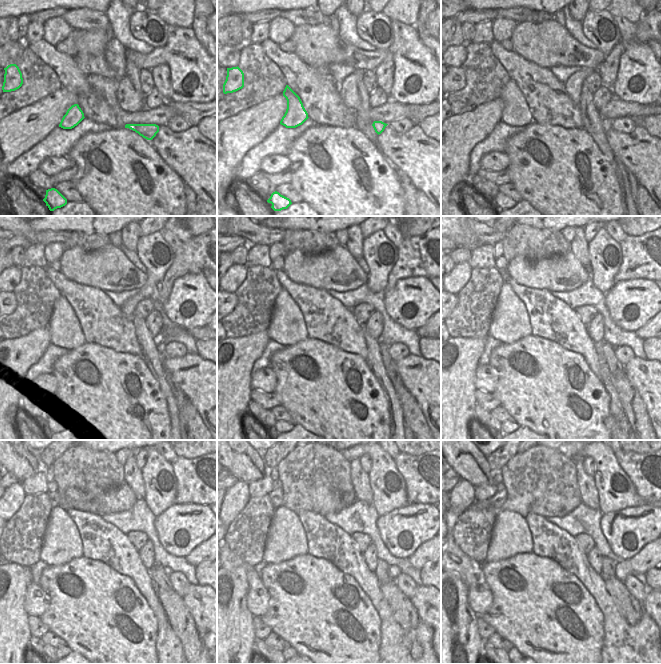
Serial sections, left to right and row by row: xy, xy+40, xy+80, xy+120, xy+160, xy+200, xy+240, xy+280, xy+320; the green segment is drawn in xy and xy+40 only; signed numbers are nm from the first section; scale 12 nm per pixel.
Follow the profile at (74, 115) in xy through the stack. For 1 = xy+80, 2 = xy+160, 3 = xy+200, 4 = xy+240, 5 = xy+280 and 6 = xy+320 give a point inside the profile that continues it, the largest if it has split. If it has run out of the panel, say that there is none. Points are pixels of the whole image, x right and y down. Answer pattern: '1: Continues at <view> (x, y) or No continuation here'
1: Continues at xy+80 (516, 113)
2: Continues at xy+160 (287, 327)
3: Continues at xy+200 (510, 322)
4: Continues at xy+240 (61, 543)
5: Continues at xy+280 (286, 538)
6: Continues at xy+320 (511, 535)

